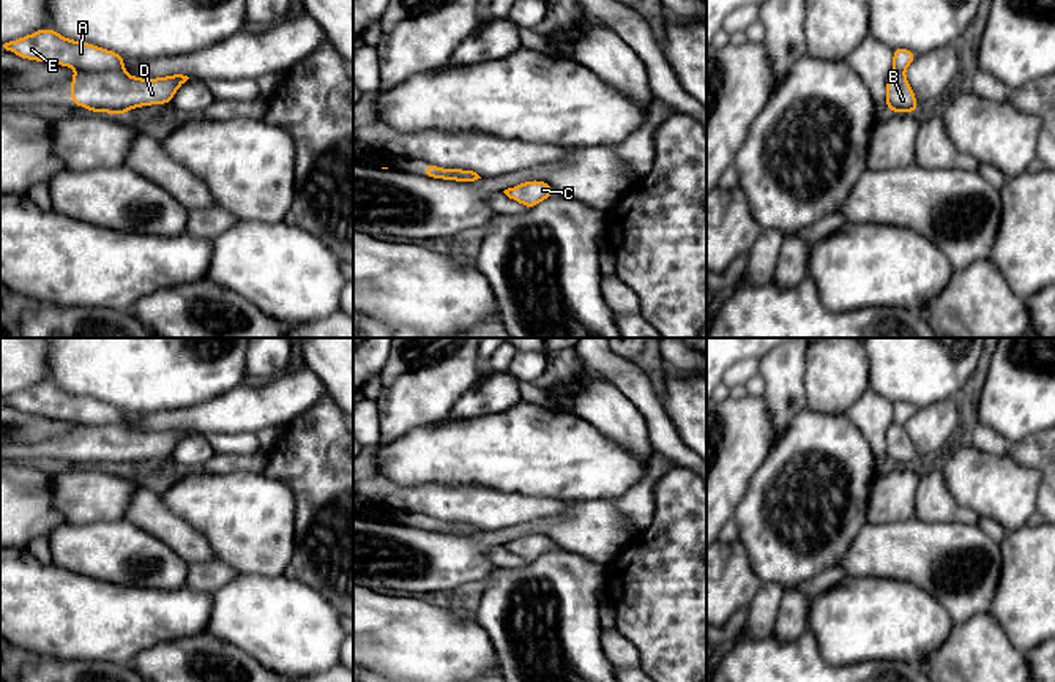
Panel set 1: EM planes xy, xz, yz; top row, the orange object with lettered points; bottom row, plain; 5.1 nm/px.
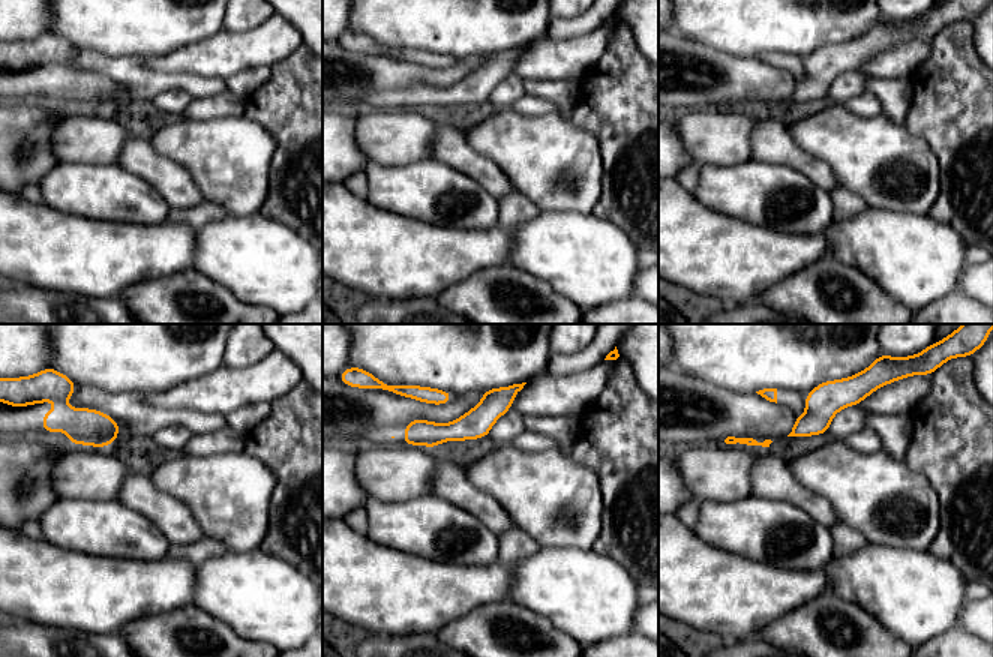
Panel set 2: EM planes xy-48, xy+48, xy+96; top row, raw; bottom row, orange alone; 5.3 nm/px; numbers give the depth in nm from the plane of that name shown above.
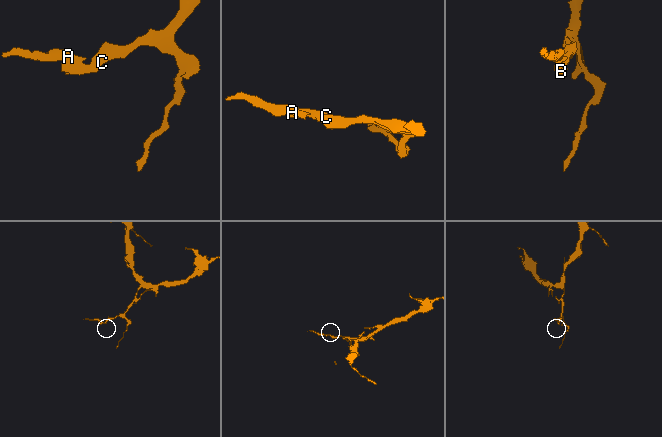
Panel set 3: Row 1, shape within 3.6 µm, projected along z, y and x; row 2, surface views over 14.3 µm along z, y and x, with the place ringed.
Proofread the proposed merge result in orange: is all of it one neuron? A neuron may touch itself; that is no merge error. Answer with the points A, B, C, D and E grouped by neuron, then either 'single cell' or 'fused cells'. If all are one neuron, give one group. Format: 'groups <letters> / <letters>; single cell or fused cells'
groups A E / B C D; fused cells

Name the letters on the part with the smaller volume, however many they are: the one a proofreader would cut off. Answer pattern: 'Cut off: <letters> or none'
Cut off: A, E

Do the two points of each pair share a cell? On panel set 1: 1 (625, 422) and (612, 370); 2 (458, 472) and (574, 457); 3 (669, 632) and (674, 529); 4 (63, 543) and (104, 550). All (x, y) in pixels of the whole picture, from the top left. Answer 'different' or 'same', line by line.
1: different
2: same
3: same
4: same

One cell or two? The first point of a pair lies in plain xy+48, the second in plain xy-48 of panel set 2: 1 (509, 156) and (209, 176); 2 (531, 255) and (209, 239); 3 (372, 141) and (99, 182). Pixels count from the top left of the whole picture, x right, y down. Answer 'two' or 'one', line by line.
1: one
2: one
3: two

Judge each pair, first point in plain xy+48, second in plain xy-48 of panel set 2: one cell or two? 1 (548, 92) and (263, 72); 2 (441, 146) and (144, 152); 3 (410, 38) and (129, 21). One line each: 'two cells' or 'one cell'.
1: two cells
2: one cell
3: one cell

